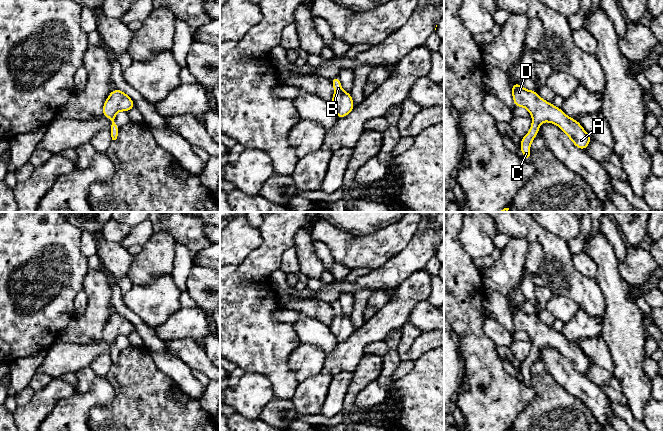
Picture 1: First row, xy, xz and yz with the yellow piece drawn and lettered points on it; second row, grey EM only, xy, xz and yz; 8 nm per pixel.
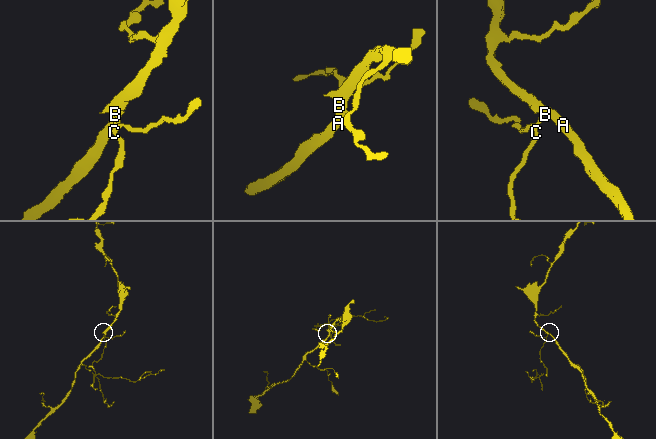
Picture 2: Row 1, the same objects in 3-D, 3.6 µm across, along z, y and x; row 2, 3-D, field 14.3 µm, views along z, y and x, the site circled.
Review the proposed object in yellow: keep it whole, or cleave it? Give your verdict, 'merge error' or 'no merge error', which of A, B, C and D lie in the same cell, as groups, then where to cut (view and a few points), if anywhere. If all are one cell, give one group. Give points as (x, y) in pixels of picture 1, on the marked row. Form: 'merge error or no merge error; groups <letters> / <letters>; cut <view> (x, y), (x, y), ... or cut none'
no merge error; groups A B C D; cut none

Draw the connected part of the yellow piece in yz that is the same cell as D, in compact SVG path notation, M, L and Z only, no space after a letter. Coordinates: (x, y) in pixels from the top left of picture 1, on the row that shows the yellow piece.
M519 82L513 84L511 91L514 107L524 107L532 115L530 130L520 142L525 160L531 160L530 145L538 135L542 122L557 125L578 149L585 151L592 139L576 119L568 117L561 108L542 99L535 90L526 90Z

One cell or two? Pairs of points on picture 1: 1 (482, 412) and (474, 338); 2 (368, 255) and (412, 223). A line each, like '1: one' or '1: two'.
1: one
2: one

